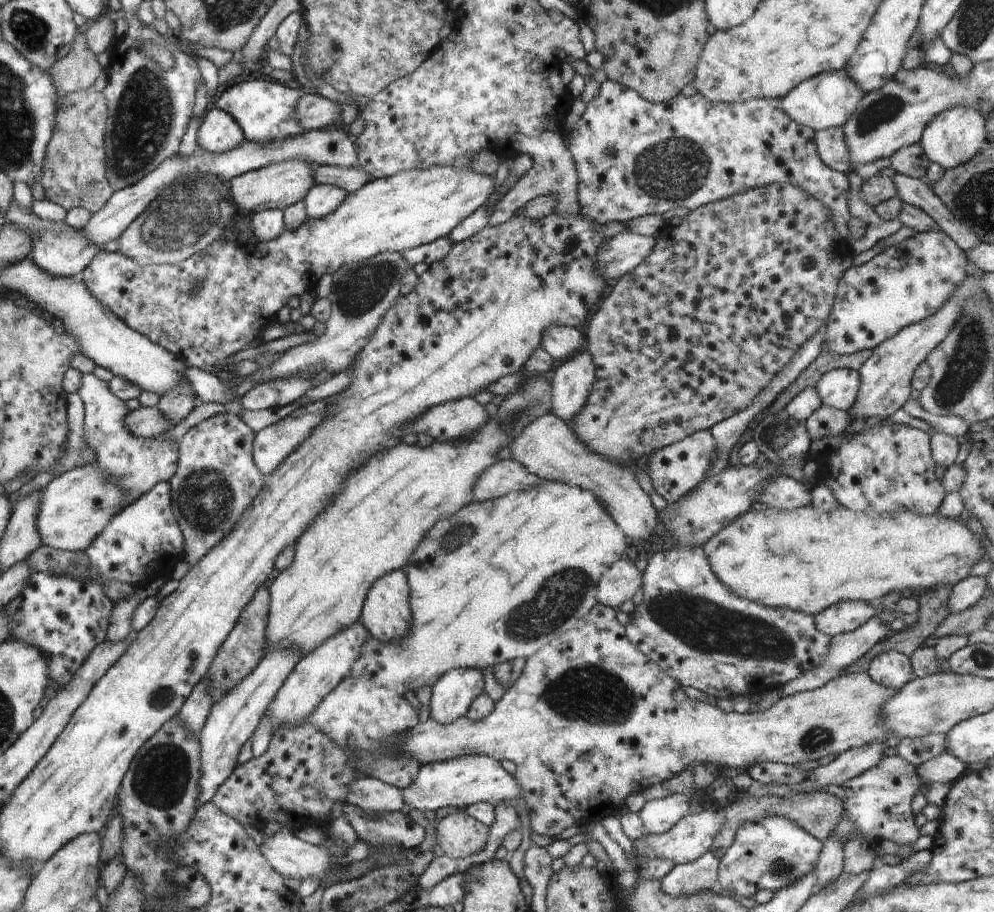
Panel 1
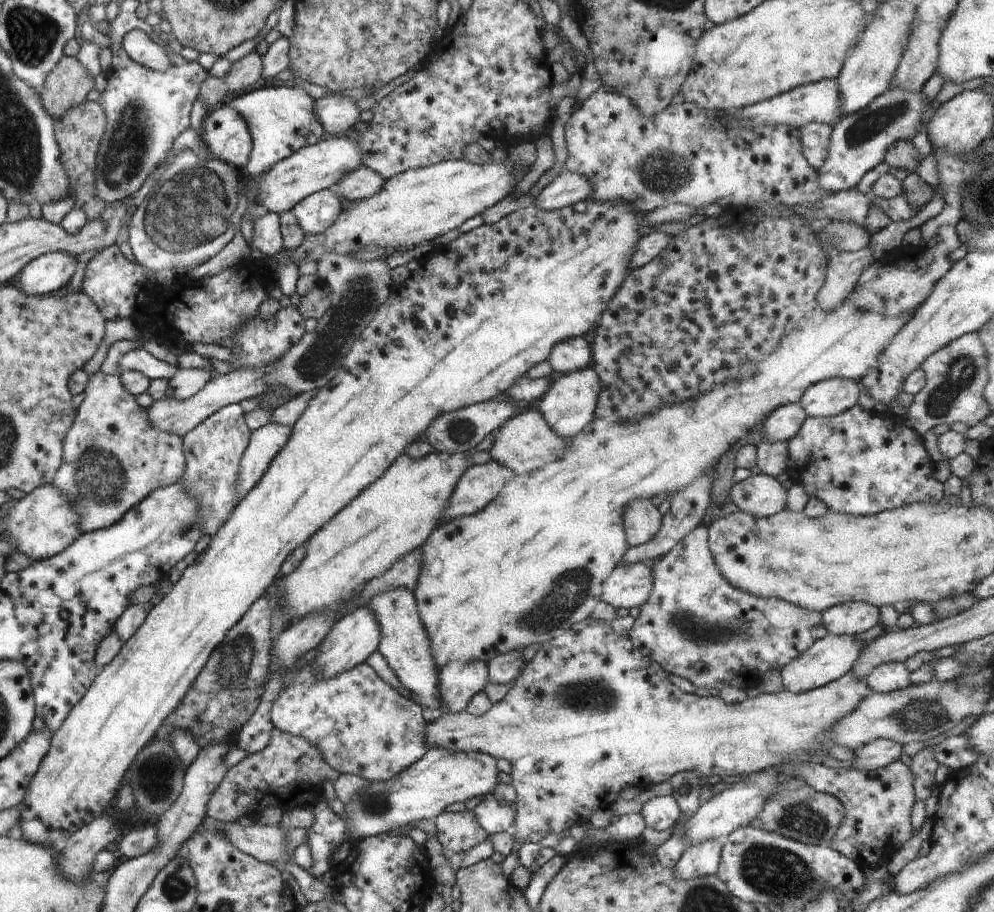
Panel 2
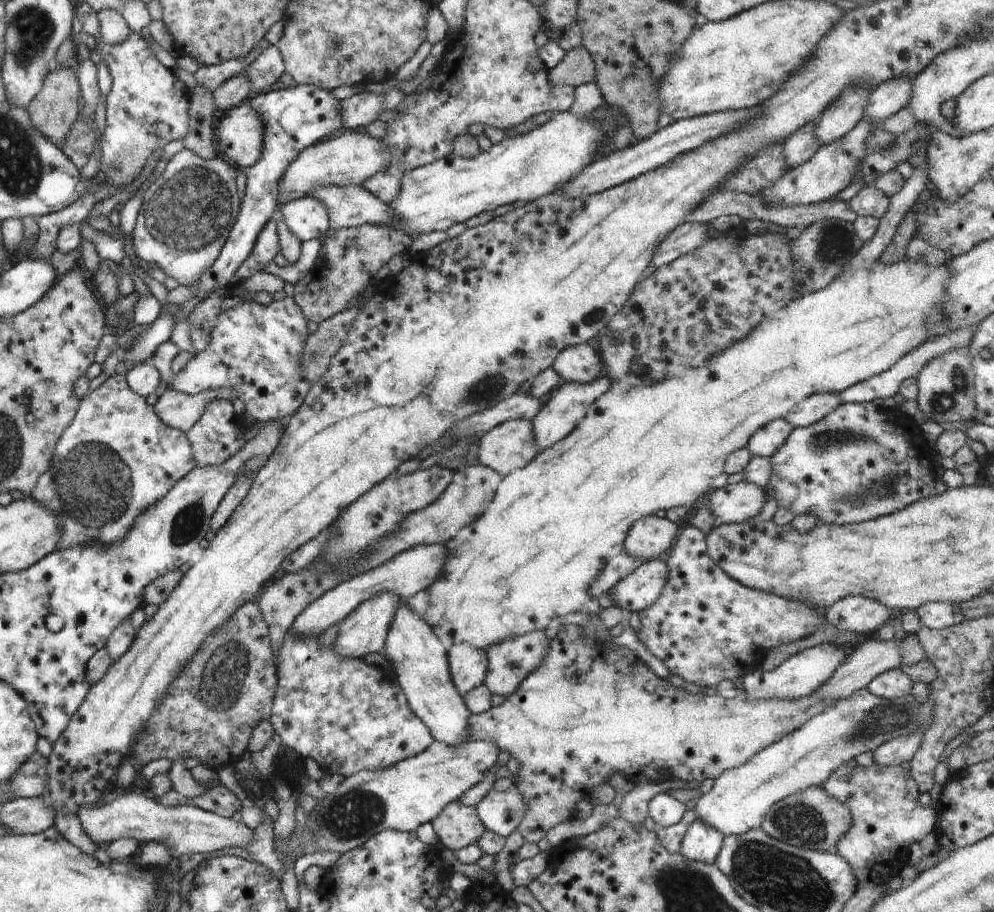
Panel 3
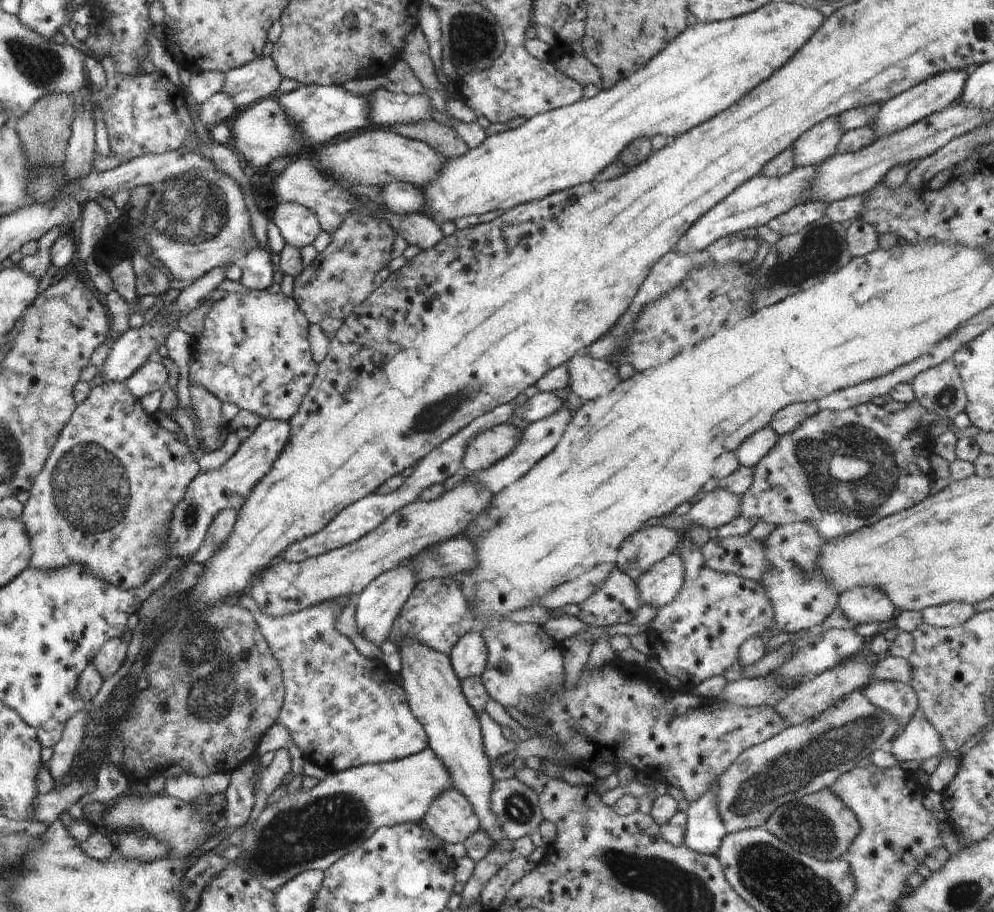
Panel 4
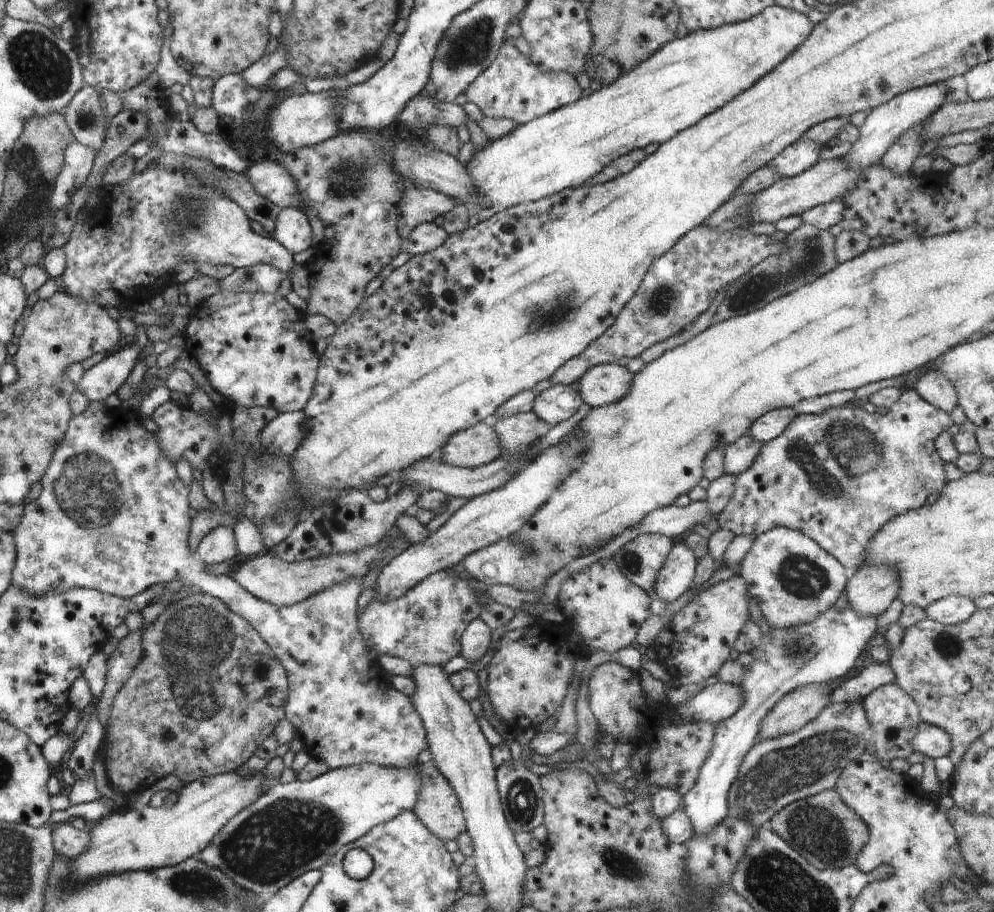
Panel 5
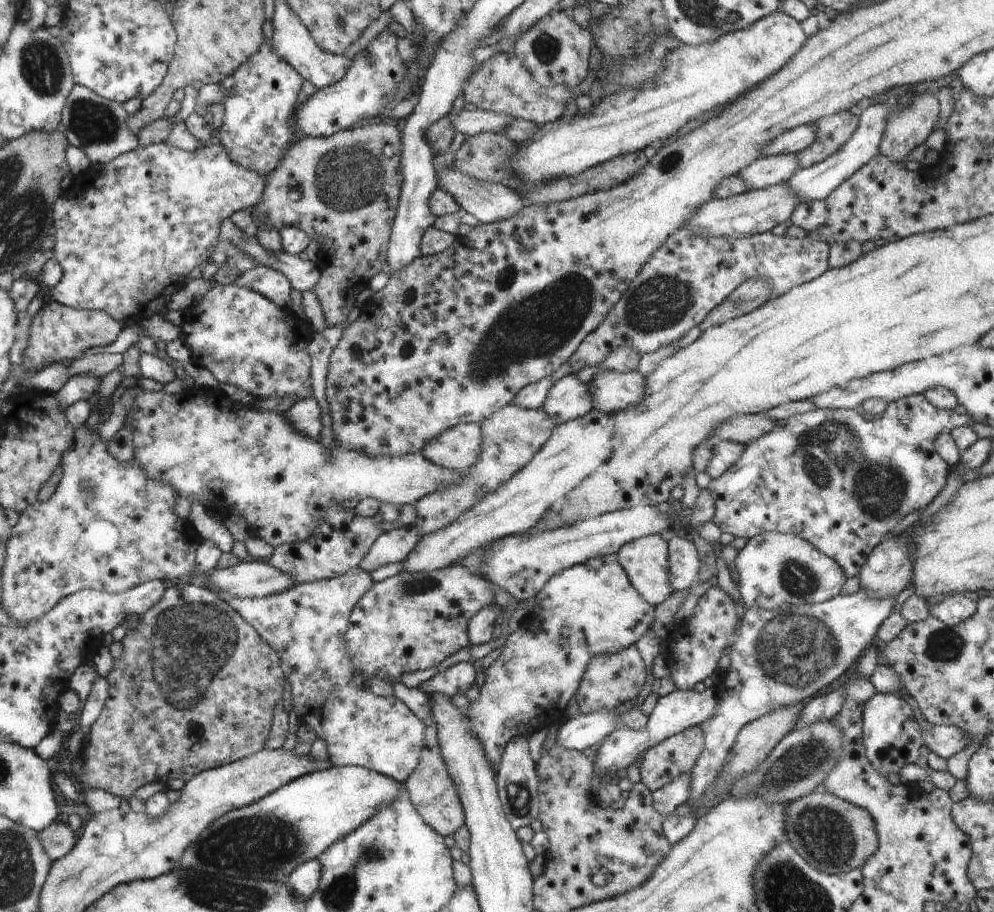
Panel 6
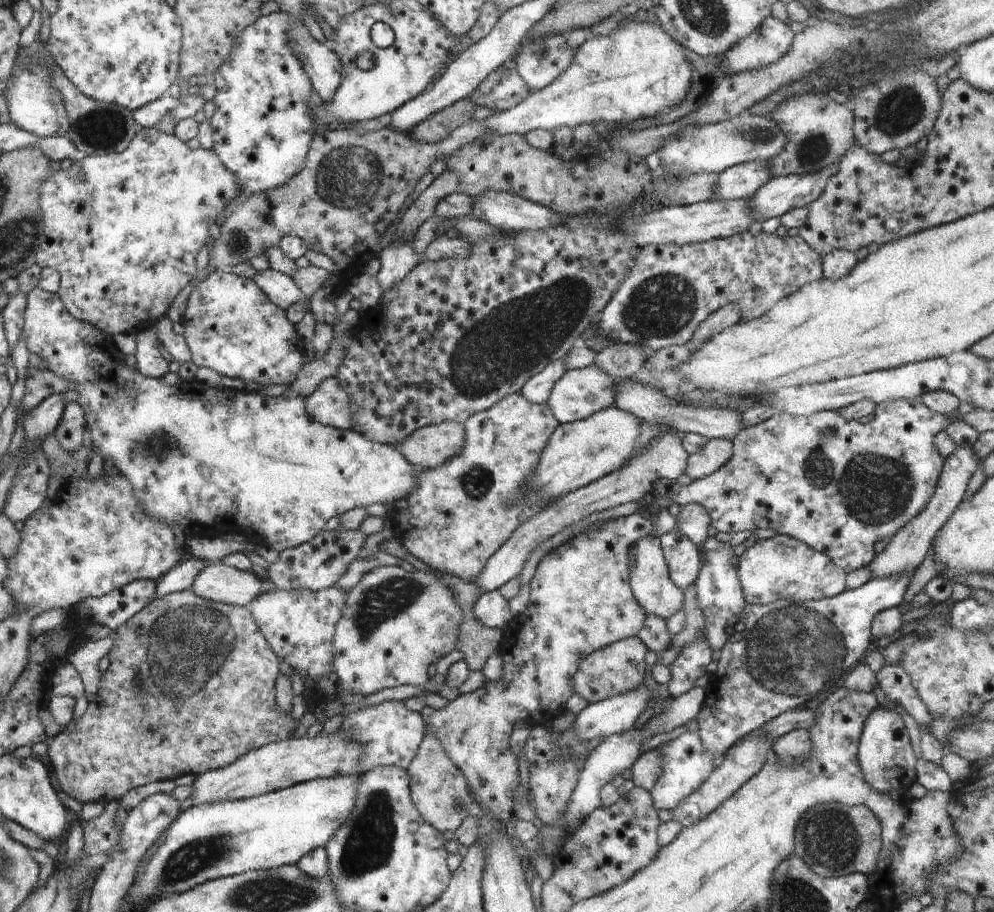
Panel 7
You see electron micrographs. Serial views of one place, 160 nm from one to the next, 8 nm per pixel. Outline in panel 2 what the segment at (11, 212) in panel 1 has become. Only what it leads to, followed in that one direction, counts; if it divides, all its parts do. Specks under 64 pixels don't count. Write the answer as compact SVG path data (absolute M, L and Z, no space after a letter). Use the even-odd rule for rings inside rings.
M62 251L43 254L29 262L12 284L23 293L46 296L60 292L76 270L76 258Z

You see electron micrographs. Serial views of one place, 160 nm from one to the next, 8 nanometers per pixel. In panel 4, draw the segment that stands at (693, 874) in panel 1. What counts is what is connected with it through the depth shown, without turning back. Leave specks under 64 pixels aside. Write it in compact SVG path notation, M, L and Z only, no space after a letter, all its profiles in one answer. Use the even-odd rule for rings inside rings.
M717 782L685 811L684 846L703 855L716 855L722 839L728 834L715 805L716 791Z

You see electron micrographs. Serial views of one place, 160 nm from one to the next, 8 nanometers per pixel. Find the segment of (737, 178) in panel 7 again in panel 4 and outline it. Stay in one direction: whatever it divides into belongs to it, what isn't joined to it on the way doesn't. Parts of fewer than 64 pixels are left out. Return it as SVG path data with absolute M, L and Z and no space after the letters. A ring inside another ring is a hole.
M828 117L802 133L792 143L795 166L819 165L839 152L841 136L845 128L838 117Z

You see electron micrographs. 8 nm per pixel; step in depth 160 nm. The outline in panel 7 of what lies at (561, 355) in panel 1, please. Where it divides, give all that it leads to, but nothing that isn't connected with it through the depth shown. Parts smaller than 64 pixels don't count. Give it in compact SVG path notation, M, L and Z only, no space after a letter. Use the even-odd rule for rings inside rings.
M632 379L624 380L617 386L614 406L623 411L631 412L642 422L672 428L682 435L696 433L705 436L707 439L733 441L745 427L741 421L742 412L738 409L697 409L696 407L689 407L668 398L660 389Z

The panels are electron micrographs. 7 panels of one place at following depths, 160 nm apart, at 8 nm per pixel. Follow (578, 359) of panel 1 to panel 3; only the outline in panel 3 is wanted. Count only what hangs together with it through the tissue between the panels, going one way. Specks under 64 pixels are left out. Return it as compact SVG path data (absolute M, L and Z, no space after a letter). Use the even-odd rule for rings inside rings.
M604 374L591 380L591 383L562 382L551 393L550 399L541 406L540 412L531 420L539 452L550 448L562 437L566 437L568 433L571 433L577 427L577 424L583 420L583 416L587 413L587 408L596 402L597 398L600 398L610 386L611 380Z

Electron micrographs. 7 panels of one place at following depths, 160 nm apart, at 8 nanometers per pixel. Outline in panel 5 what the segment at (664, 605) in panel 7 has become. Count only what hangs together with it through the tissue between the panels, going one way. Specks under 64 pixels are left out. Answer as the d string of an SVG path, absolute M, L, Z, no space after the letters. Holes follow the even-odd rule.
M642 533L624 544L613 556L613 559L616 561L617 567L622 571L622 574L625 574L626 578L630 579L630 582L633 582L638 588L650 594L653 592L658 571L662 568L672 547L672 539L666 535Z

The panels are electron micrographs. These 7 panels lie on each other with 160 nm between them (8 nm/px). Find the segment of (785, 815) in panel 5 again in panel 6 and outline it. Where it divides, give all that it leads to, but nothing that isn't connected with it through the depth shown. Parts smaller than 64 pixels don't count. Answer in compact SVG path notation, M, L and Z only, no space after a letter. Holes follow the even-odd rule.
M823 789L787 803L785 831L788 842L812 868L831 875L861 869L879 843L873 818L866 810Z

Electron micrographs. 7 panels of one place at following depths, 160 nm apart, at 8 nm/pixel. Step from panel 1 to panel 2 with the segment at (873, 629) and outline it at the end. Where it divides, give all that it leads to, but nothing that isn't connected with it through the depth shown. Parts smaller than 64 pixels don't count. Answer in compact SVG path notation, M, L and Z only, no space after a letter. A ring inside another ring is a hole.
M828 633L824 638L818 639L798 658L781 668L781 677L785 690L801 693L839 679L853 670L853 666L861 655L864 645L865 643L856 637Z

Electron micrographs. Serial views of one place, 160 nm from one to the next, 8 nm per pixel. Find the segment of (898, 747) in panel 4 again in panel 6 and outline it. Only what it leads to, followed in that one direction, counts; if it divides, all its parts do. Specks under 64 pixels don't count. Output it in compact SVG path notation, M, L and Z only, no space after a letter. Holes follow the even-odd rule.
M930 725L921 731L921 741L934 754L949 759L960 752L971 740L954 725Z

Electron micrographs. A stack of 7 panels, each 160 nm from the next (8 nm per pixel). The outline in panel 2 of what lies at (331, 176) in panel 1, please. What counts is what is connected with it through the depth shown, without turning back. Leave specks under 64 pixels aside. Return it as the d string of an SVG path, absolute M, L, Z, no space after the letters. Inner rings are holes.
M364 165L350 171L337 182L341 197L347 201L354 202L360 199L372 197L379 193L385 186L386 180Z

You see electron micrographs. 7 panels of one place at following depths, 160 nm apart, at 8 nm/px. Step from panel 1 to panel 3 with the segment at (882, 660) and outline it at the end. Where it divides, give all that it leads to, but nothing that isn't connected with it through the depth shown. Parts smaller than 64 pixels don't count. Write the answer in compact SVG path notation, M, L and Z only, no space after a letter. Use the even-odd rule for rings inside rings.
M890 669L873 678L867 689L877 697L895 699L912 694L913 684L902 669Z

